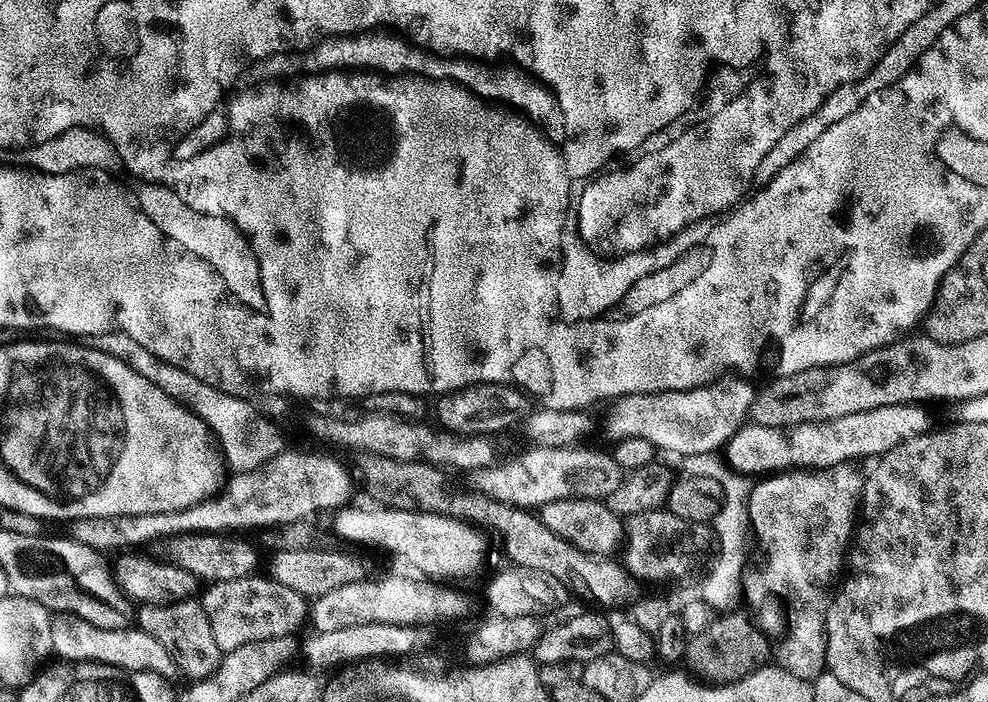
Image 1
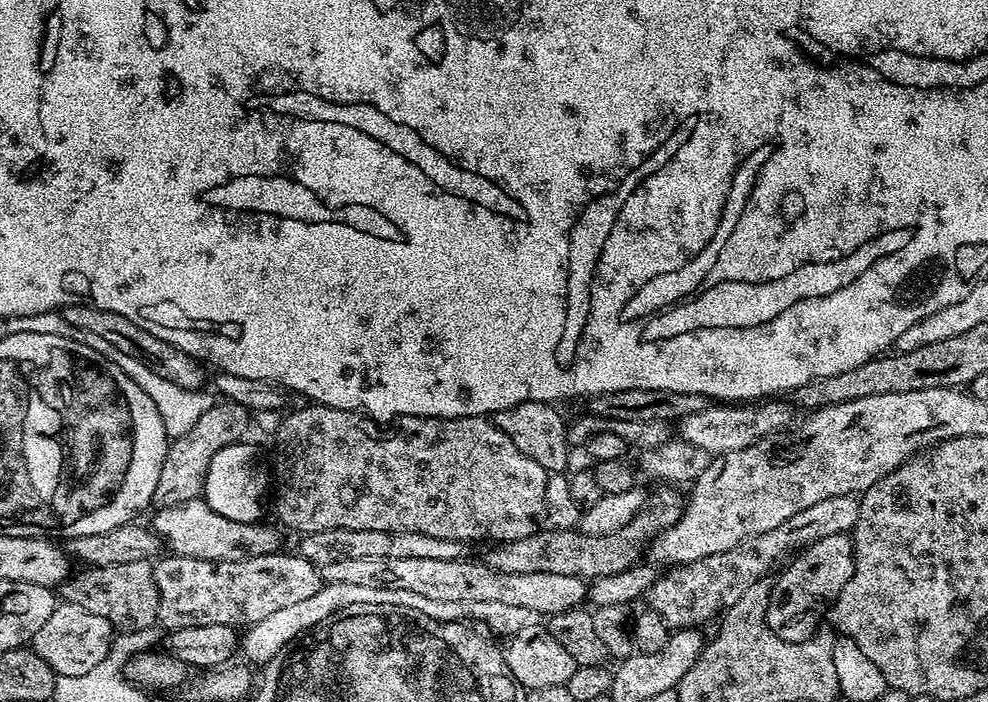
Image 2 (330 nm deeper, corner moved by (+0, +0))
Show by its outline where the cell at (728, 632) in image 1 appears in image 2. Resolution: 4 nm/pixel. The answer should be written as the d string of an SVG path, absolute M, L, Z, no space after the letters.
M847 532L830 534L821 540L815 540L814 543L807 545L799 554L791 557L792 565L781 574L776 580L776 585L772 584L770 595L767 599L766 623L768 629L776 635L776 638L786 642L801 644L814 630L814 626L827 604L835 600L837 593L840 592L844 581L852 573L852 538Z

